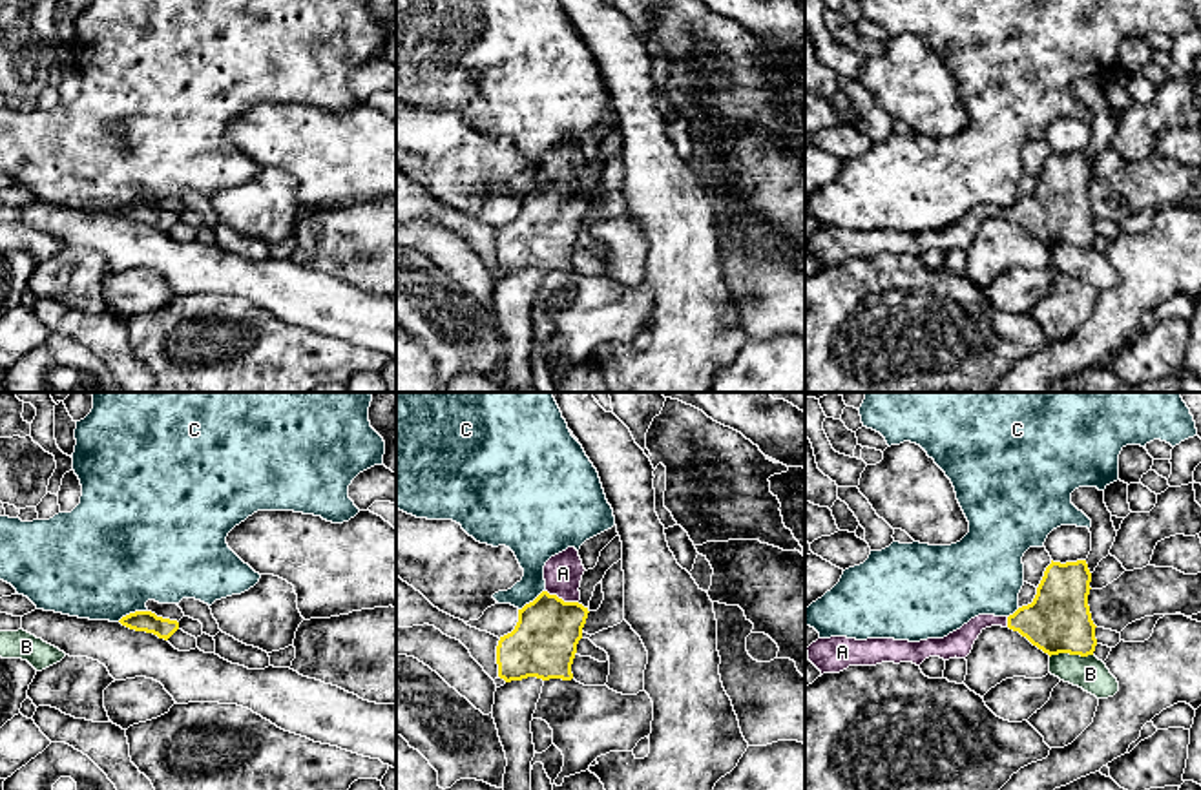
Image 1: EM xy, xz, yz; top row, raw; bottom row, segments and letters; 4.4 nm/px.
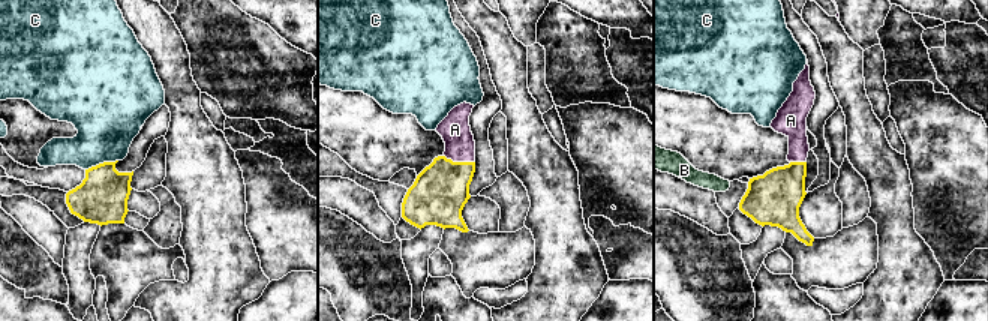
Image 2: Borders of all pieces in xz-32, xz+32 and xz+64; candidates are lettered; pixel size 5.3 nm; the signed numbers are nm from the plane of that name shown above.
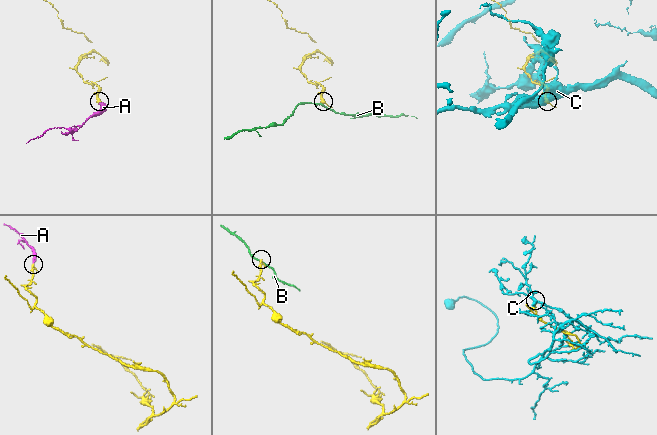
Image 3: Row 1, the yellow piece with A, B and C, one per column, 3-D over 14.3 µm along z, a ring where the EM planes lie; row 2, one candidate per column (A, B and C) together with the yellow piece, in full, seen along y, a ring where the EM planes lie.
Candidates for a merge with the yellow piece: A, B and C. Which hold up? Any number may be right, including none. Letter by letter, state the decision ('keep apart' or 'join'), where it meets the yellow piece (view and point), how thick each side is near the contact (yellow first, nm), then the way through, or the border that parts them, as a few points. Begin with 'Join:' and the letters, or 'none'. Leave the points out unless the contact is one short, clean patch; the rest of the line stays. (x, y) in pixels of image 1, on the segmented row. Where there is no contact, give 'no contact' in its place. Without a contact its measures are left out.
Join: A
A: join; meets yellow in xz at (561, 599); 300 nm thick on the yellow side, 170 nm on the other; runs through xz (543, 644), (561, 599), (563, 573)
B: keep apart; meets yellow in yz at (1070, 654); 280 nm thick on the yellow side, 150 nm on the other; border along yz (1092, 654), (1054, 654), (1050, 657)
C: keep apart; meets yellow in xy at (132, 613); 100 nm thick on the yellow side, 480 nm on the other

